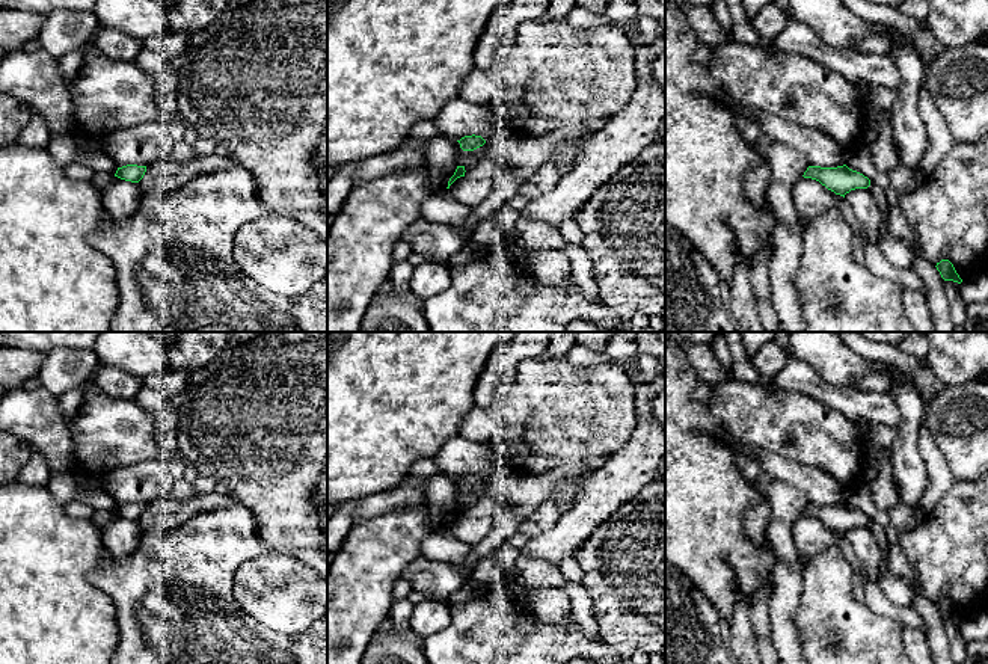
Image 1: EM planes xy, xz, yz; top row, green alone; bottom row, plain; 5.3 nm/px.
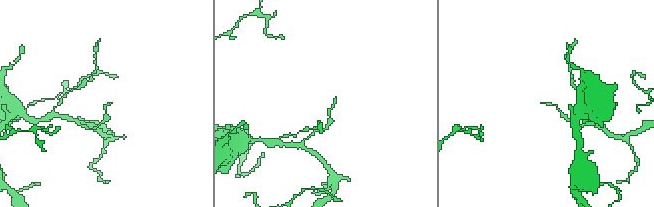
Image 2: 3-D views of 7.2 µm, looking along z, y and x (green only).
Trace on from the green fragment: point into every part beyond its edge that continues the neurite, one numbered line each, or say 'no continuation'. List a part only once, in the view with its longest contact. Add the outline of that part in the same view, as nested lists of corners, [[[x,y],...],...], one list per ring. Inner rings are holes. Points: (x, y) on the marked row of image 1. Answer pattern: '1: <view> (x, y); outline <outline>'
no continuation

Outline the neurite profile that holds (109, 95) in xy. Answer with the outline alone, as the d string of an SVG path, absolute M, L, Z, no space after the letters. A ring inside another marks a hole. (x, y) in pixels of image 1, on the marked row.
M94 42L86 44L83 65L68 86L75 128L91 137L103 139L122 128L163 121L158 81L136 60L109 59Z

